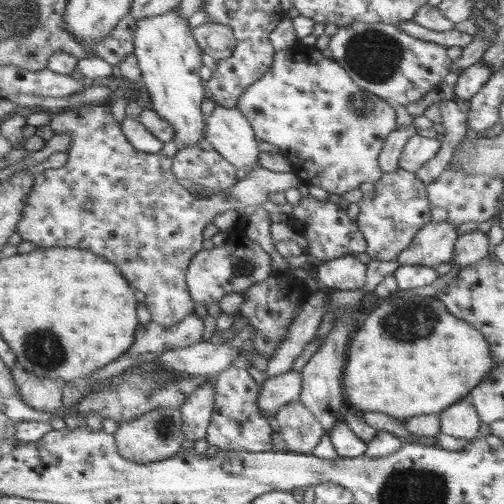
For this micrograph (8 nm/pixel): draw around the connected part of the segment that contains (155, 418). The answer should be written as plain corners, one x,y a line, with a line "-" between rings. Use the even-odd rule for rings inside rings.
157,409
141,417
132,418
131,421
118,423
117,432
114,434
118,443
120,455
137,463
151,463
169,459
183,452
183,442
187,440
184,431
182,410

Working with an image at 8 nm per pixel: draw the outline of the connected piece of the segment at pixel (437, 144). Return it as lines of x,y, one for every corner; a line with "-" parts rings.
413,135
401,155
399,166
416,173
424,164
433,160
442,149
442,142
433,138

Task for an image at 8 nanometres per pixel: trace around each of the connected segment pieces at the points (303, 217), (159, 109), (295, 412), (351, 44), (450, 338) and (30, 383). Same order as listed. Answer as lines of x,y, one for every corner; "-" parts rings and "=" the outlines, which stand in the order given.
308,194
293,206
291,213
293,218
304,226
303,235
308,240
308,249
304,251
316,264
345,256
353,257
353,254
367,253
368,242
362,230
359,230
358,222
351,220
347,211
338,203
319,201
=
179,7
169,11
167,14
157,17
139,19
135,31
135,56
137,56
139,66
142,70
142,80
146,90
150,95
151,108
154,109
163,119
169,121
176,130
176,140
178,147
189,147
198,144
206,138
205,116
203,116
203,100
207,97
209,90
205,81
201,79
199,70
203,66
201,60
202,48
199,47
198,40
195,39
194,29
189,28
189,20
179,16
=
301,399
282,406
274,416
289,452
311,455
326,434
325,427
=
357,22
337,28
328,48
332,59
347,70
359,86
406,107
411,102
419,102
425,92
439,86
445,76
451,74
454,62
447,56
447,47
418,40
403,31
386,23
=
430,292
427,296
396,296
383,299
373,312
368,314
362,327
356,332
354,339
350,341
348,347
347,361
344,369
343,383
346,393
347,402
359,411
377,411
390,414
395,418
406,420
412,416
423,414
440,414
445,409
449,409
451,405
469,397
471,391
487,376
493,372
495,366
493,350
491,350
490,342
487,342
482,332
479,332
466,319
457,318
451,311
434,297
434,293
=
17,364
12,368
22,399
37,410
63,409
63,380
41,377

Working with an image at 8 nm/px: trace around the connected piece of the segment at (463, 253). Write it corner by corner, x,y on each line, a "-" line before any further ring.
485,227
461,235
456,242
453,264
465,268
476,264
491,253

